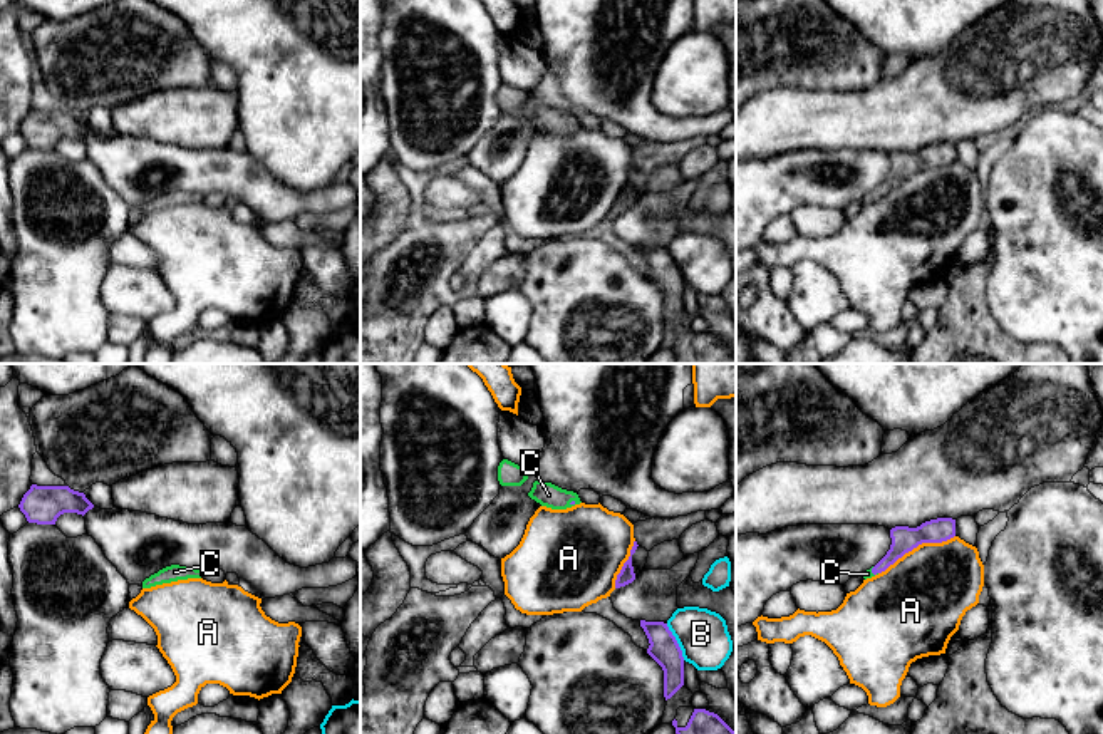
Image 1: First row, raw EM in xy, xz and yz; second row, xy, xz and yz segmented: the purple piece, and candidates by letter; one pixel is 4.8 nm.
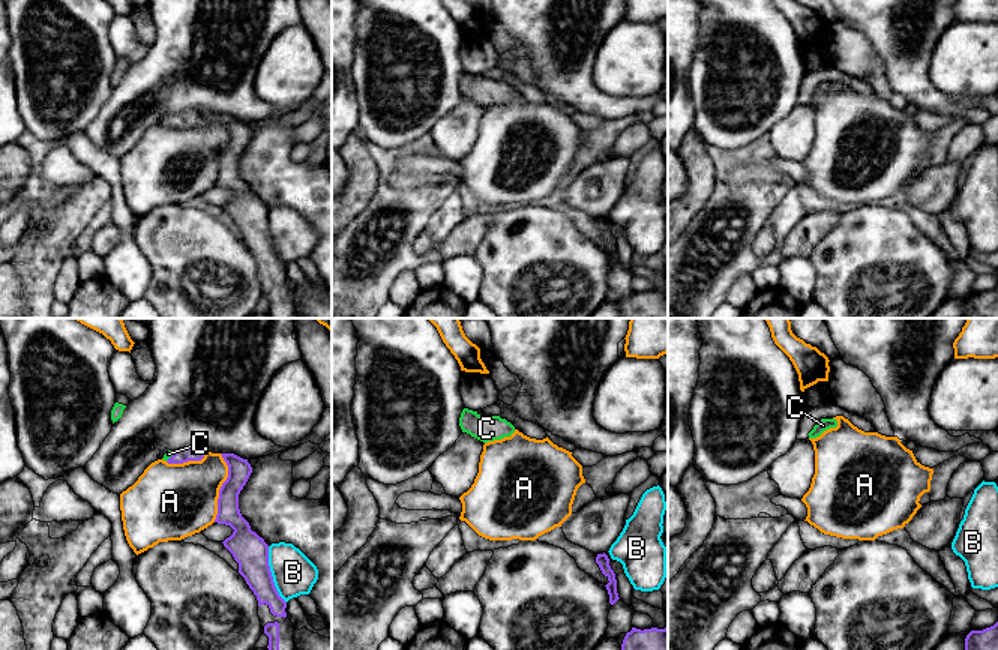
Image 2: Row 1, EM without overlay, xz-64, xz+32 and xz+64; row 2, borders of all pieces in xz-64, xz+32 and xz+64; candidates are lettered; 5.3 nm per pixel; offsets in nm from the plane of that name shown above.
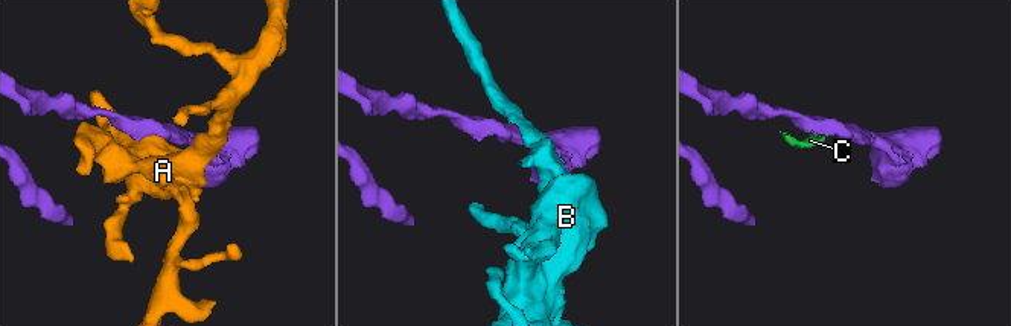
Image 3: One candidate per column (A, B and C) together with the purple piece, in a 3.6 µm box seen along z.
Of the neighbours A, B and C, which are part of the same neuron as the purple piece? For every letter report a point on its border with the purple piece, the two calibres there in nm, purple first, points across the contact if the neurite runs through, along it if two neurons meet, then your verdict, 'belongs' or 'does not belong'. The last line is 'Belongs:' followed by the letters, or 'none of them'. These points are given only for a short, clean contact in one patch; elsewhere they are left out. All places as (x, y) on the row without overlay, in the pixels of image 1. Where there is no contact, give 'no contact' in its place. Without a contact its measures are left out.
A: yz (916, 171) | 120/440 nm | does not belong
B: xz (676, 267) | 140/240 nm | does not belong
C: xz (572, 126) | 20/120 nm | across xz (572, 126), (548, 119) | belongs
Belongs: C

